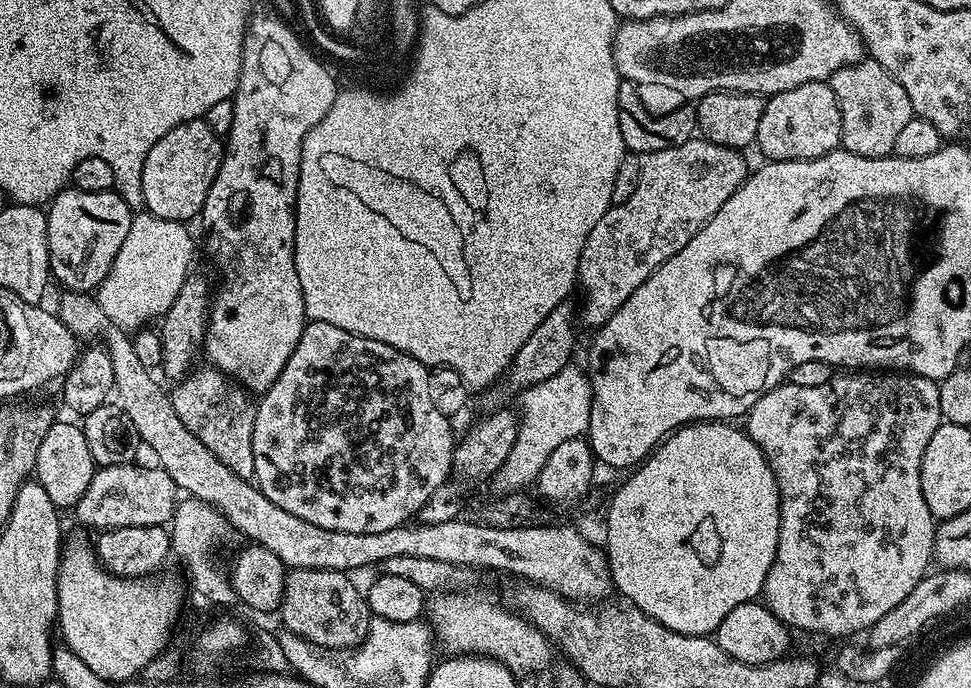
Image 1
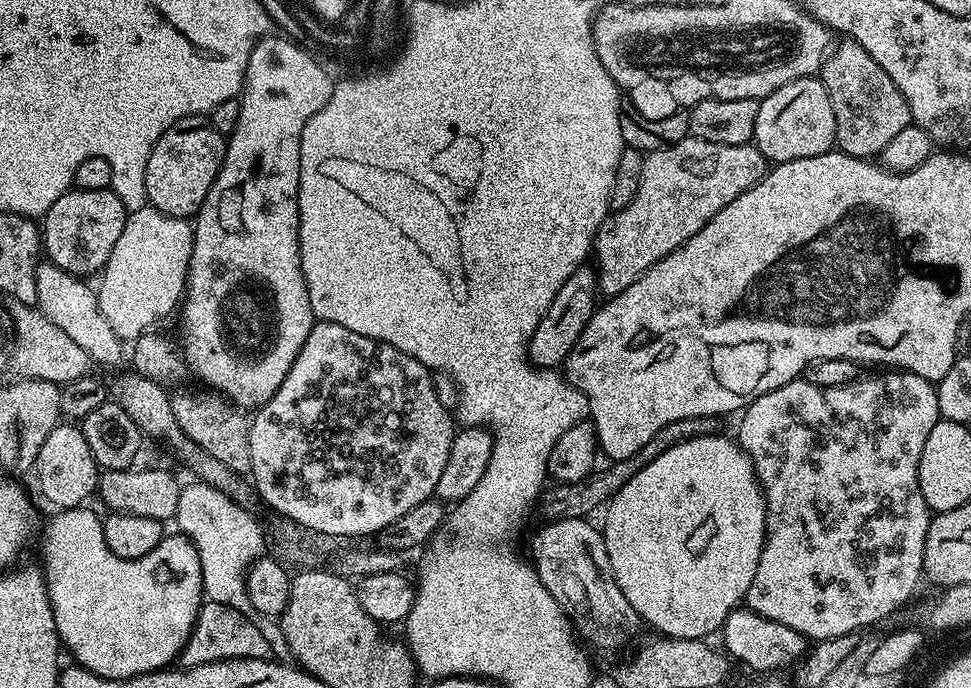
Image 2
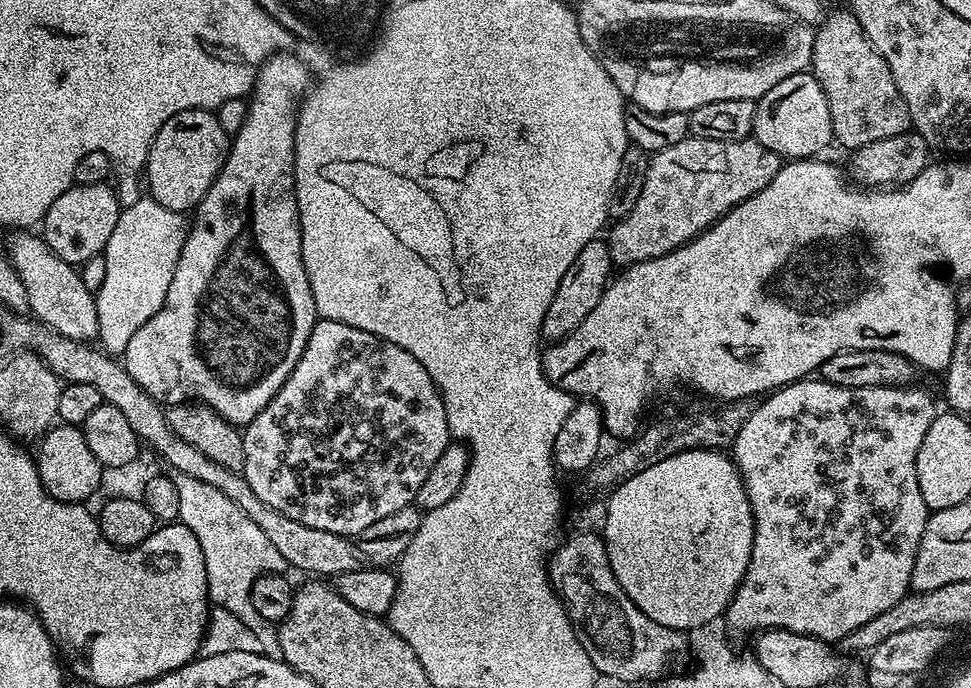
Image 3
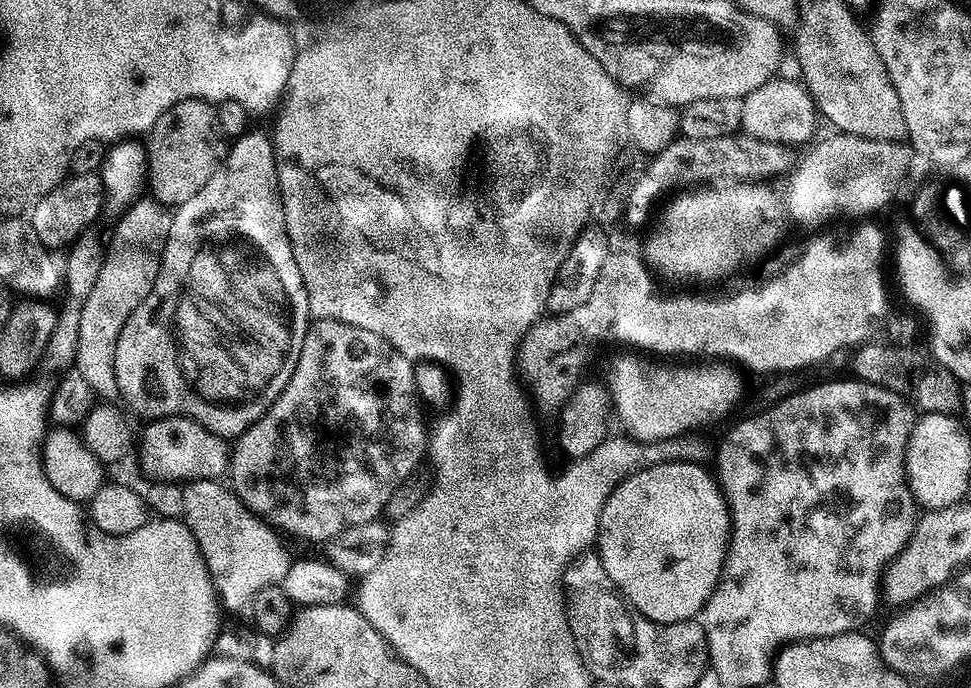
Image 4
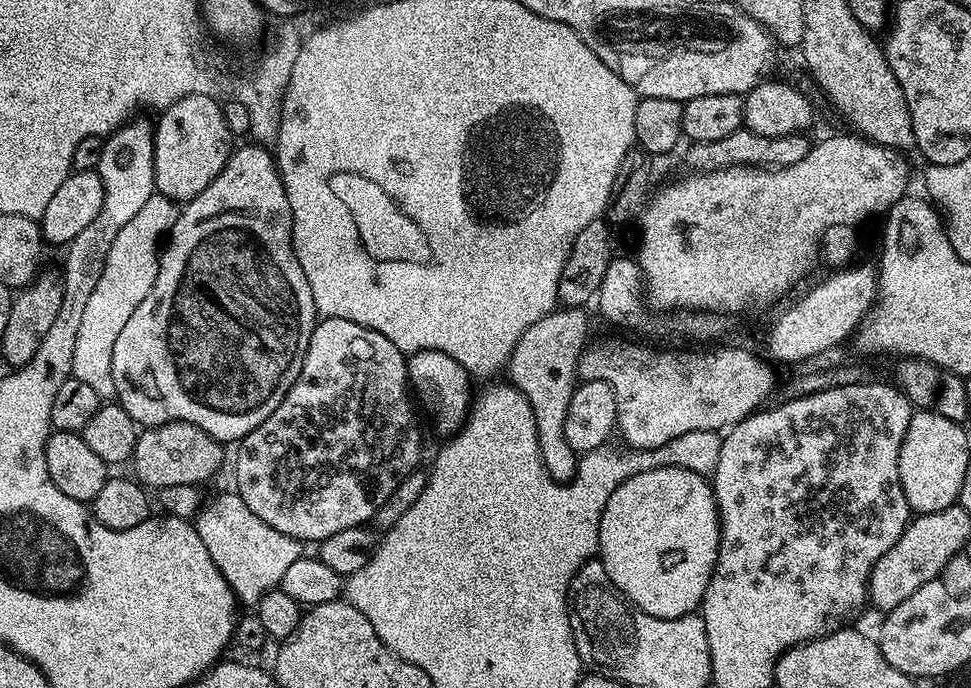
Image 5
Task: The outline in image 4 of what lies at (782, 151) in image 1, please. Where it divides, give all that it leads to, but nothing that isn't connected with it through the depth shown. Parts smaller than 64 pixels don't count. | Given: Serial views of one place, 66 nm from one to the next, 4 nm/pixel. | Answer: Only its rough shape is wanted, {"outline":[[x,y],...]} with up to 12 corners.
{"outline":[[799,79],[743,97],[742,132],[797,146],[818,109]]}

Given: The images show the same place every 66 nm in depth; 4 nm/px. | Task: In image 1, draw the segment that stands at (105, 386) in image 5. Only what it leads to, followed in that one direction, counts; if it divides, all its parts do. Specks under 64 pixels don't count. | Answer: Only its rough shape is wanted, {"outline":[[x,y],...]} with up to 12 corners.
{"outline":[[133,215],[94,292],[106,318],[140,330],[193,271],[187,223]]}

